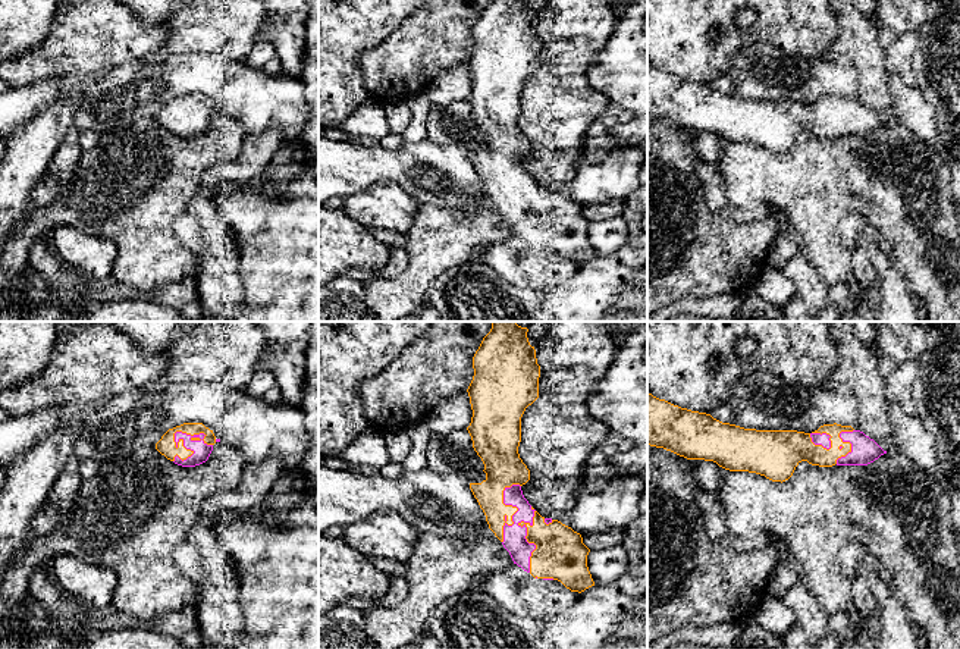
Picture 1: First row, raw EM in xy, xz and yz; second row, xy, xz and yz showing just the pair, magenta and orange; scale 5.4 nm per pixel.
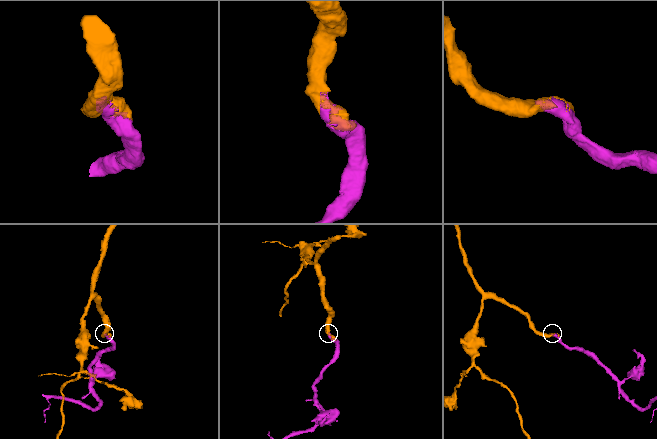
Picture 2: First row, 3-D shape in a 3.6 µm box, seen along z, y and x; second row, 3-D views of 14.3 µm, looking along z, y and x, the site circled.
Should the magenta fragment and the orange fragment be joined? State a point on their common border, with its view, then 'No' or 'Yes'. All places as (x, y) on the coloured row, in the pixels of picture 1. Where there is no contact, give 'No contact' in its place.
Touches magenta at xy (175, 441). Yes

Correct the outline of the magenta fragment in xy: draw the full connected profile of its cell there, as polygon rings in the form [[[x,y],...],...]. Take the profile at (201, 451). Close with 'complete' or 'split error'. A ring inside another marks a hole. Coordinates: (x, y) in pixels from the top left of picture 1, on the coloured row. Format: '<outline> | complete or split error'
[[[183,423],[169,429],[156,443],[156,449],[182,467],[206,463],[216,443],[213,430],[203,423]]] | split error

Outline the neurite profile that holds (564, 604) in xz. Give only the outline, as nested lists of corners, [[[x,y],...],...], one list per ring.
[[[565,587],[564,595],[561,596],[558,603],[553,603],[553,605],[540,611],[542,617],[552,617],[552,615],[556,615],[556,614],[564,612],[568,608],[571,608],[571,605],[574,603],[574,599],[565,598],[570,592],[571,590]]]

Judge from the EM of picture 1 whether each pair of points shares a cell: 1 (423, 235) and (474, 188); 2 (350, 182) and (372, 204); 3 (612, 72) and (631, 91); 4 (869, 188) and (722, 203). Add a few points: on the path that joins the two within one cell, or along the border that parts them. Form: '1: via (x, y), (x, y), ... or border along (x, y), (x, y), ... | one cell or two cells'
1: border along (420, 204), (448, 206), (460, 210) | two cells
2: border along (392, 181), (379, 181), (344, 200) | two cells
3: via (617, 77), (627, 87) | one cell
4: border along (717, 169), (733, 203), (744, 207), (764, 204) | two cells

